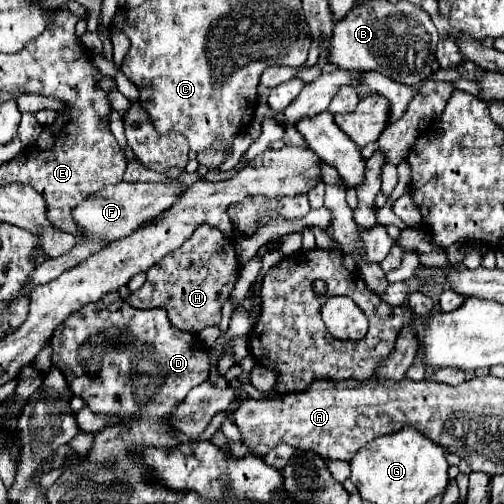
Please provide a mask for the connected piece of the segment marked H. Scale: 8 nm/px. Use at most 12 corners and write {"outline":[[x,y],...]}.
{"outline":[[200,226],[126,304],[198,334],[238,280],[234,244]]}

